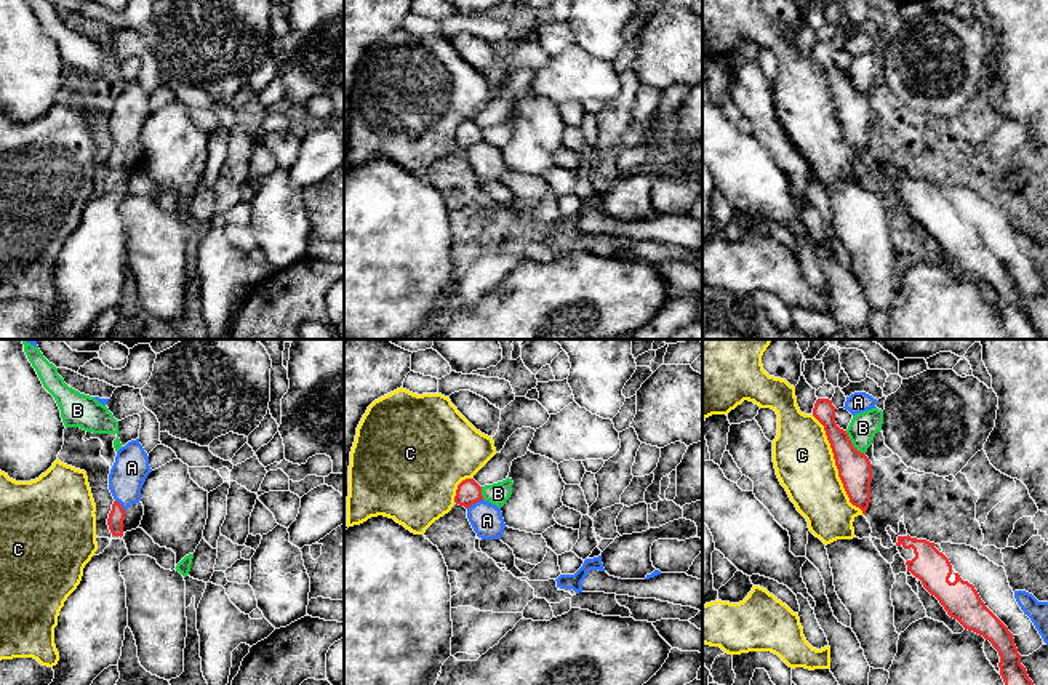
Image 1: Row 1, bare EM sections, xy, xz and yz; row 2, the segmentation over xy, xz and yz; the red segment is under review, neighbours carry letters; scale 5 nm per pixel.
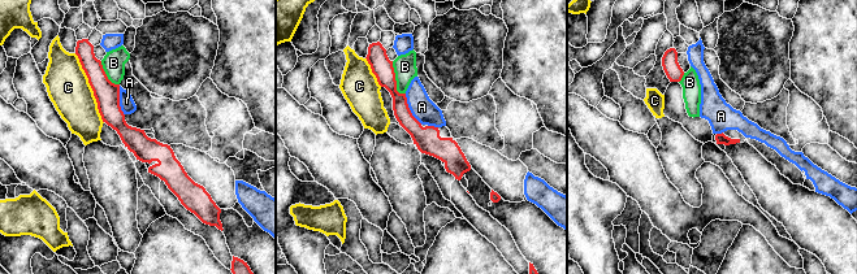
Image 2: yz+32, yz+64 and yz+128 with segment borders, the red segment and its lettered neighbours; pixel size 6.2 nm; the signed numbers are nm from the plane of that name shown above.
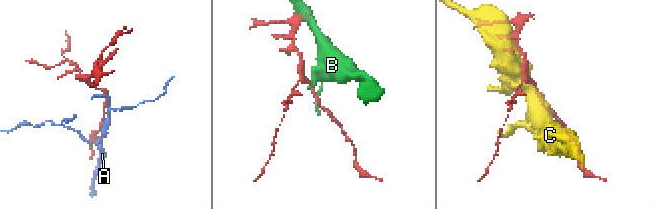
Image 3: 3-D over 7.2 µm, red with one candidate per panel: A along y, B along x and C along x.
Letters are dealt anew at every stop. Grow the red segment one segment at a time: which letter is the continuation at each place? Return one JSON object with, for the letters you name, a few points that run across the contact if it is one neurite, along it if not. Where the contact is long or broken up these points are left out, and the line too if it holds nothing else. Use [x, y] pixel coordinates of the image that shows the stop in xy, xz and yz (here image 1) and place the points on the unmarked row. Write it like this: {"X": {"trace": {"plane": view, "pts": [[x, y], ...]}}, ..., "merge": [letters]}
{"merge": []}

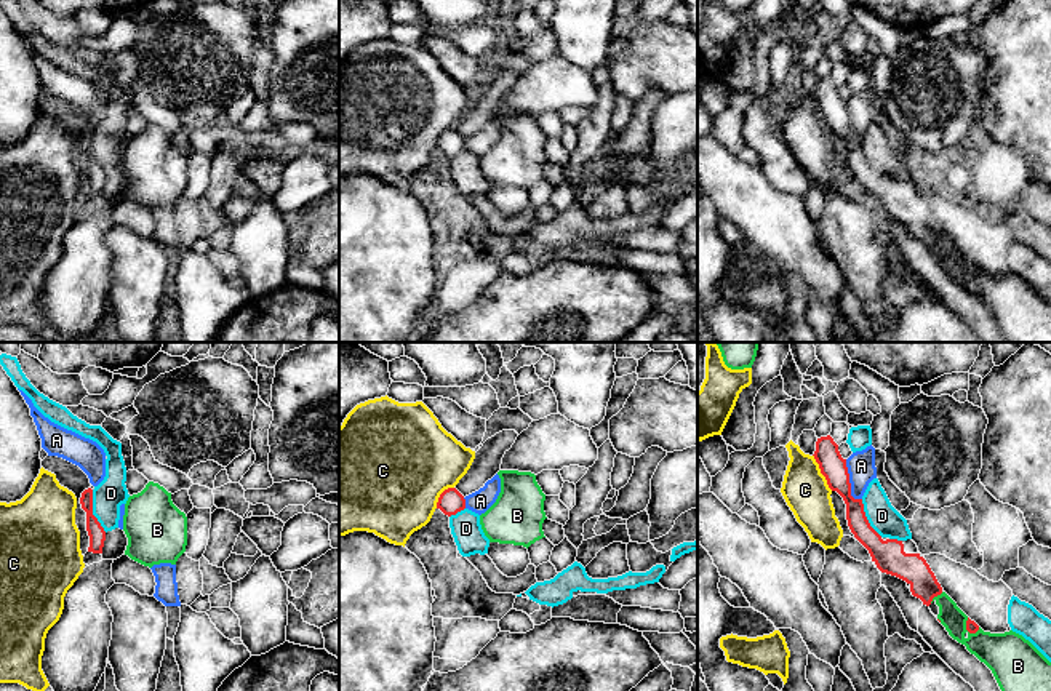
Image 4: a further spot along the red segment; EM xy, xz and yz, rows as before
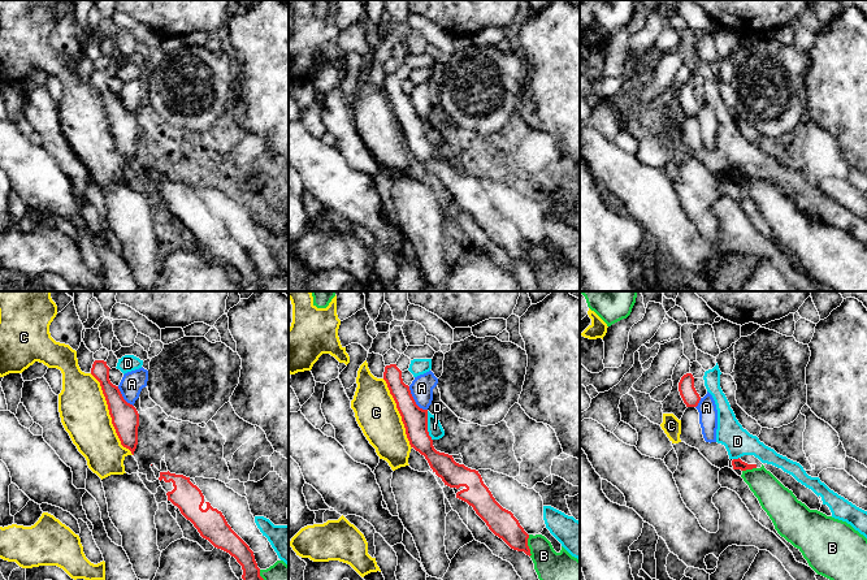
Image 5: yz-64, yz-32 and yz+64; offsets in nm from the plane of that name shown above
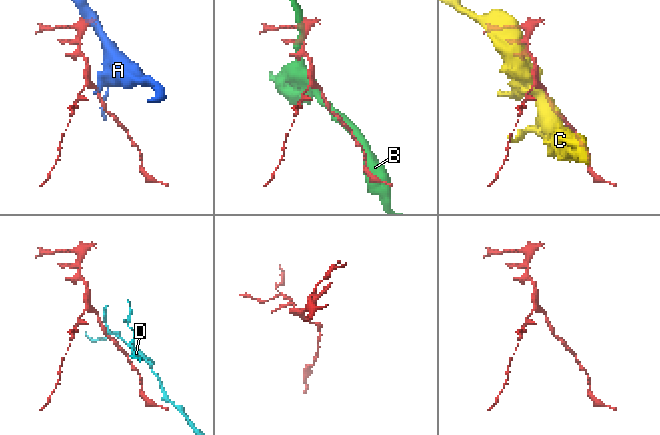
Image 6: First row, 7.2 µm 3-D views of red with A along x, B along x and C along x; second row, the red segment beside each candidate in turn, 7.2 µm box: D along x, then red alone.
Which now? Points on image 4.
{"merge": []}

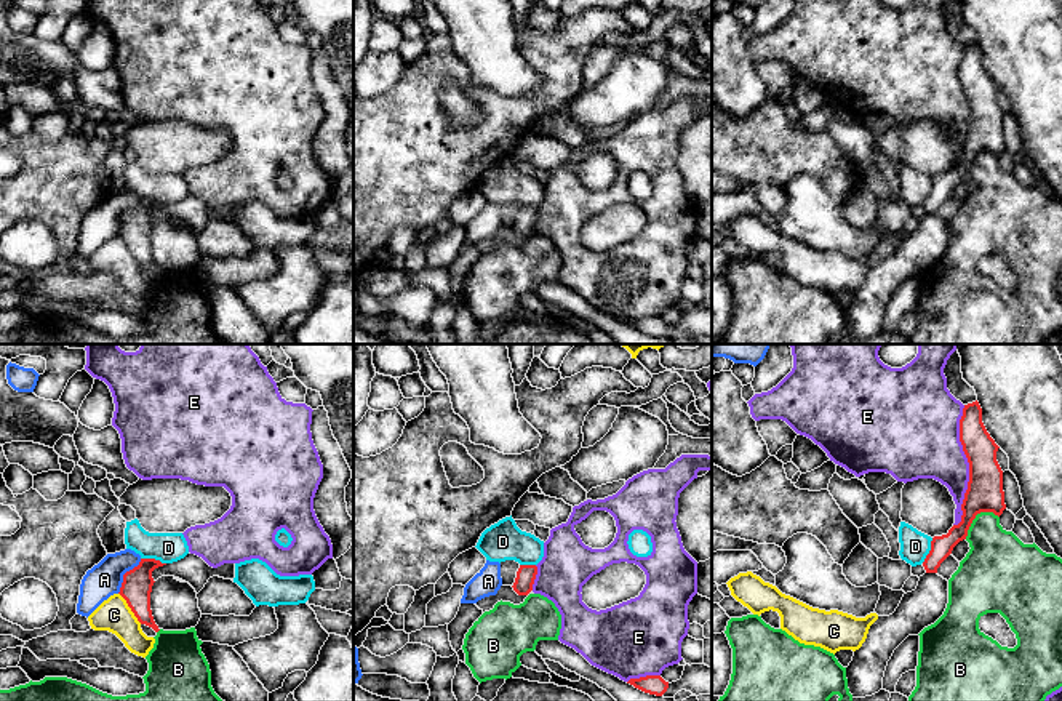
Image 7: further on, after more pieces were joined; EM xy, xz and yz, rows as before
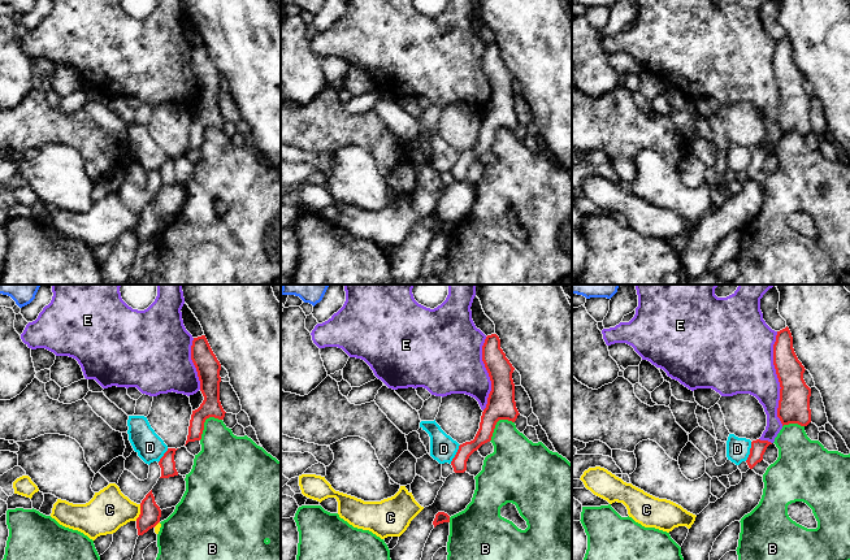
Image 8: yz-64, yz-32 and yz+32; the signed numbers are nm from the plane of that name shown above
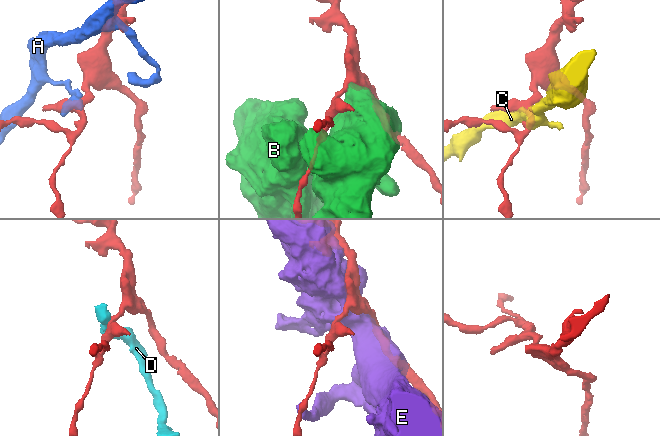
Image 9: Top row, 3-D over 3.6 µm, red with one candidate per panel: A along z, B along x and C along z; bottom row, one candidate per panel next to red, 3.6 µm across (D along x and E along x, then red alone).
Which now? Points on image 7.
{"merge": []}

